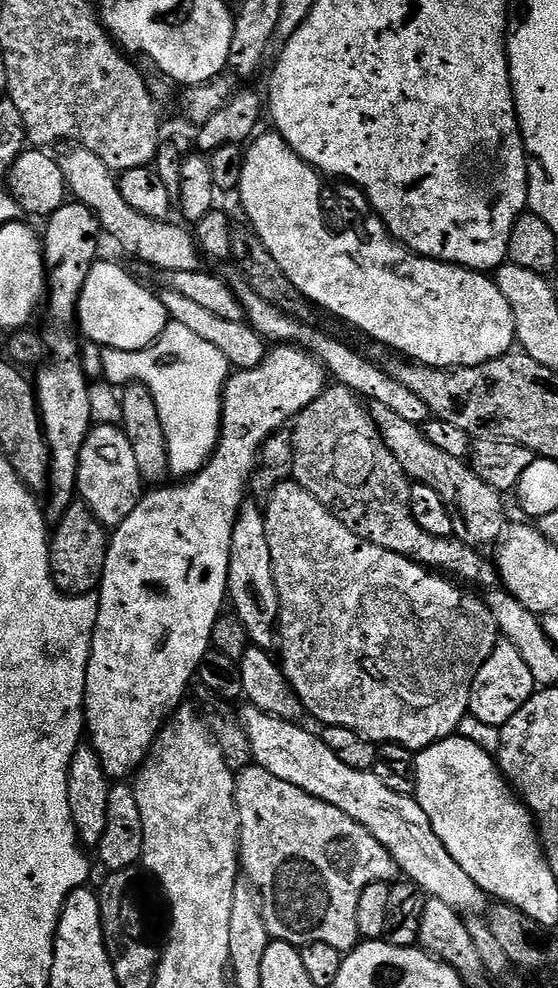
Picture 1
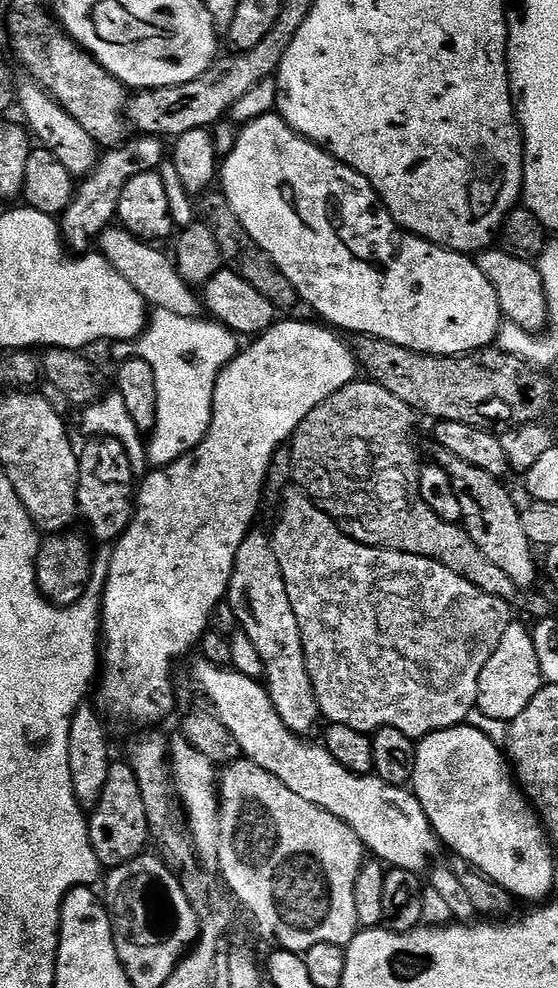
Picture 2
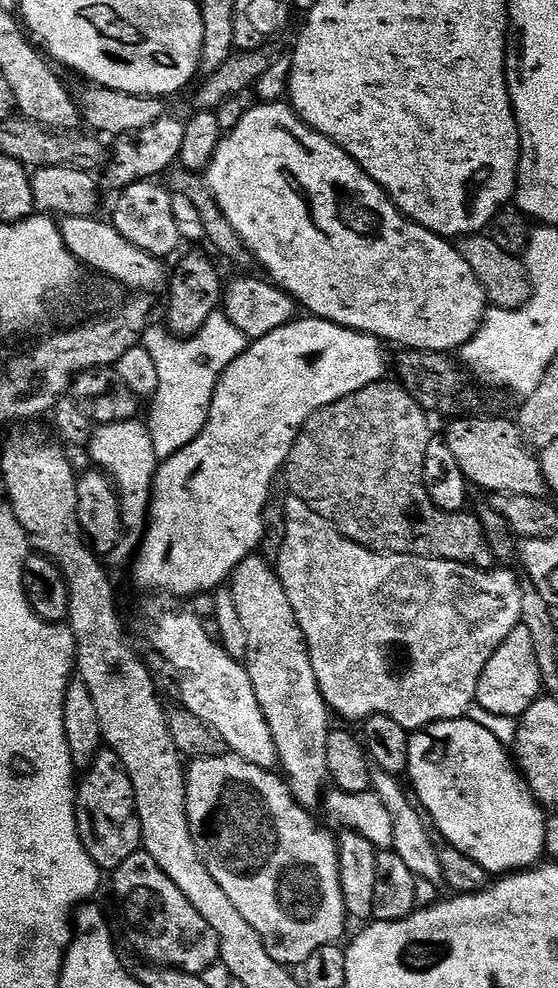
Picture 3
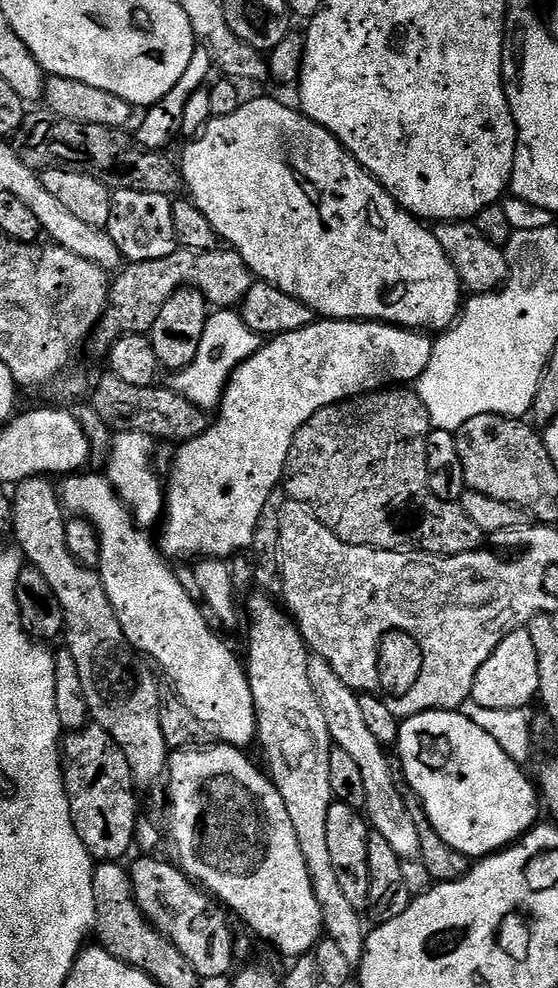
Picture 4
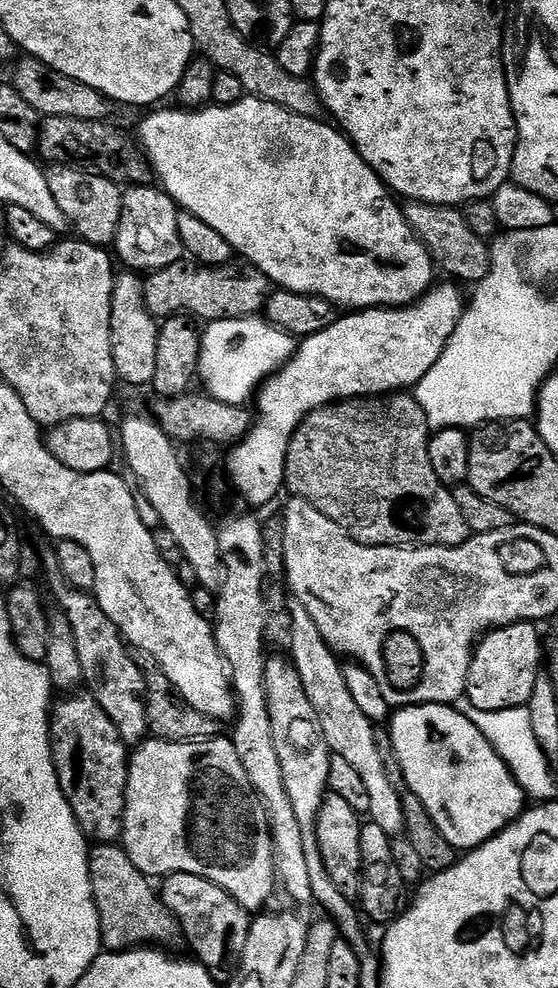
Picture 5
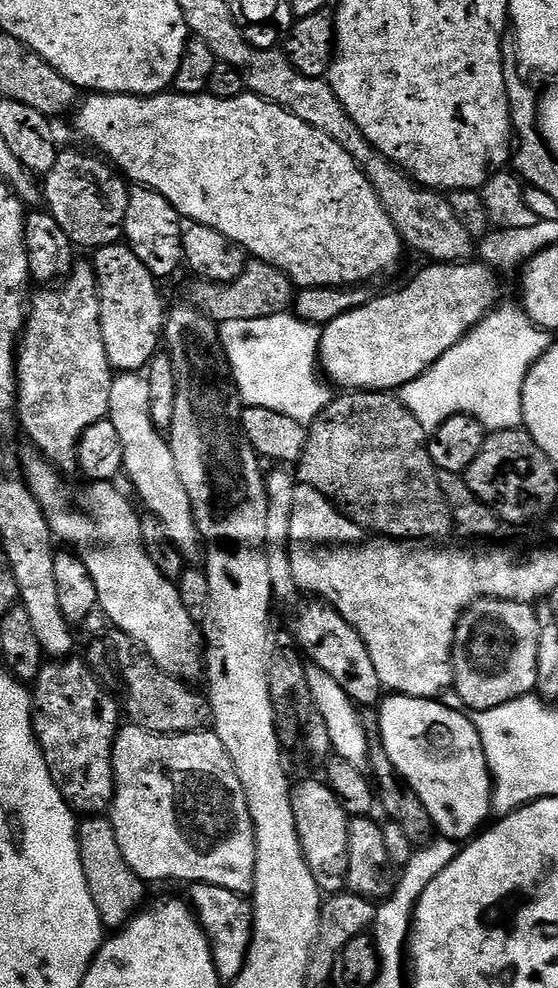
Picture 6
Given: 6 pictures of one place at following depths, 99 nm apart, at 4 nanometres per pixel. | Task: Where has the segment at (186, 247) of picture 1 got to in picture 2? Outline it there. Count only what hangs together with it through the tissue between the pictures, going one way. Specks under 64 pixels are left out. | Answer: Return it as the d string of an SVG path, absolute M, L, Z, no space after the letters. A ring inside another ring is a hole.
M27 82L15 89L15 99L18 108L24 111L22 117L29 133L38 141L39 147L45 148L66 170L70 170L73 178L84 178L96 168L96 161L100 159L102 152L96 140L82 130L82 126L75 118L65 110L58 101L40 84Z

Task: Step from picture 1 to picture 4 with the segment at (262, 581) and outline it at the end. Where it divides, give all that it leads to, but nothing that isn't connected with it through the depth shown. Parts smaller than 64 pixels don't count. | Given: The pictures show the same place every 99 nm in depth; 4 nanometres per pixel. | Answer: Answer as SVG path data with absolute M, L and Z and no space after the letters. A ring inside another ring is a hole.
M256 594L252 600L252 657L246 660L246 671L256 707L258 746L268 755L266 771L286 802L290 822L294 822L315 897L322 906L325 935L337 943L345 959L356 968L364 957L366 927L359 909L350 905L338 884L327 847L326 814L330 814L334 802L330 790L330 754L334 745L318 694L310 686L309 659L310 649L296 621L273 597Z

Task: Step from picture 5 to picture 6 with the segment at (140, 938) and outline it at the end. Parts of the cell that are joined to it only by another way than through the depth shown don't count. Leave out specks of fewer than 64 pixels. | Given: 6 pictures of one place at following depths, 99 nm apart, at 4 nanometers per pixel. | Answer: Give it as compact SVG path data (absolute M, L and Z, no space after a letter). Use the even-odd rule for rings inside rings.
M107 815L83 817L76 829L76 837L82 858L82 874L86 874L86 886L90 886L90 898L94 898L94 906L98 906L100 921L104 923L105 929L119 930L145 907L146 881L138 874L134 874L134 870L130 870L130 862L126 862L126 857L122 854L122 846L118 846L118 834L114 834L114 826Z

